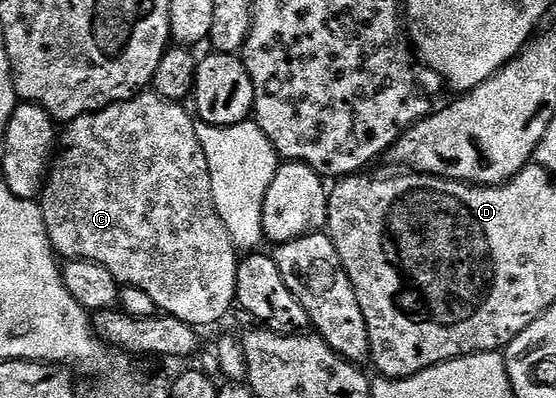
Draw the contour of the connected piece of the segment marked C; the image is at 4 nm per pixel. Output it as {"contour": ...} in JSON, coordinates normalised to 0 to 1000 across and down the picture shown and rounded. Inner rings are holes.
{"contour":[[[257,229],[246,244],[228,254],[210,254],[207,264],[196,264],[185,274],[174,274],[169,284],[153,284],[149,294],[124,307],[119,324],[110,327],[101,354],[101,382],[94,397],[90,430],[83,462],[76,467],[72,513],[76,518],[76,548],[83,563],[83,585],[90,593],[90,613],[95,616],[99,638],[119,651],[142,656],[167,656],[173,666],[194,671],[214,719],[236,716],[266,741],[273,761],[297,794],[315,796],[331,812],[351,822],[363,817],[385,817],[406,784],[423,774],[421,734],[424,731],[424,681],[432,653],[424,633],[421,606],[410,590],[410,570],[396,550],[396,540],[385,518],[381,500],[381,460],[374,430],[374,399],[360,369],[360,349],[349,327],[353,304],[327,276],[329,266],[318,254],[297,254],[293,244],[282,244],[275,229]]]}

